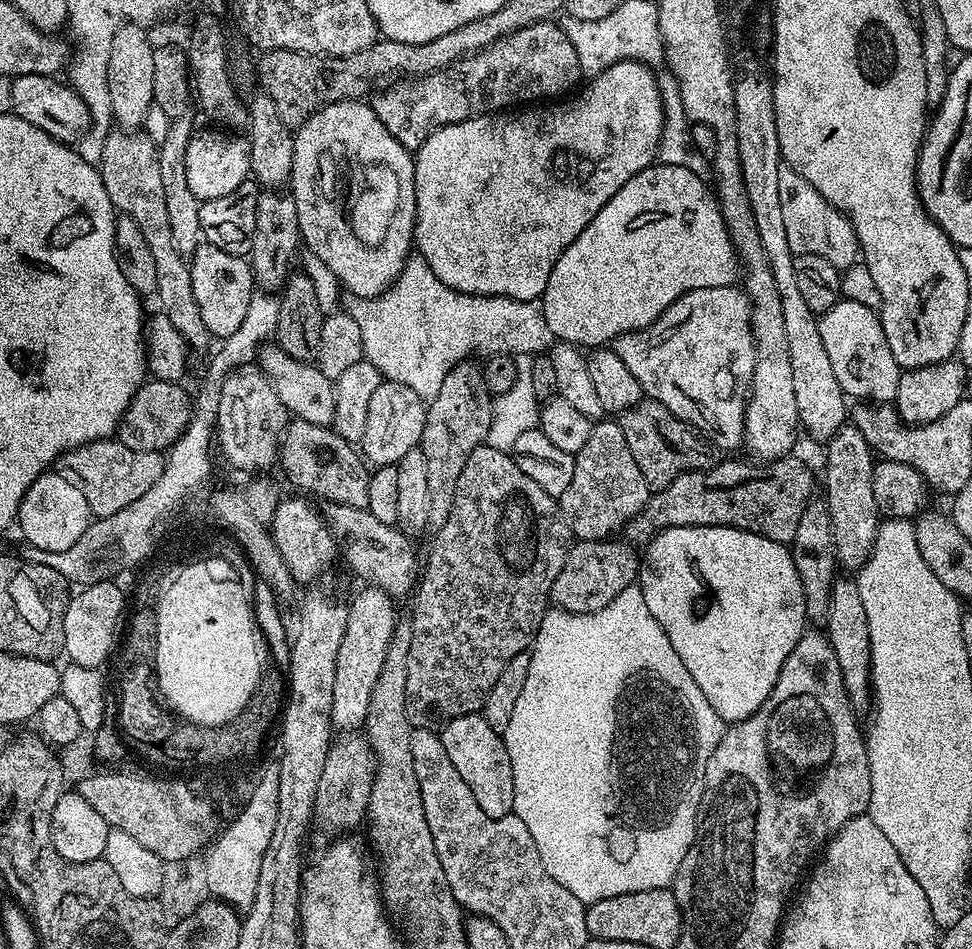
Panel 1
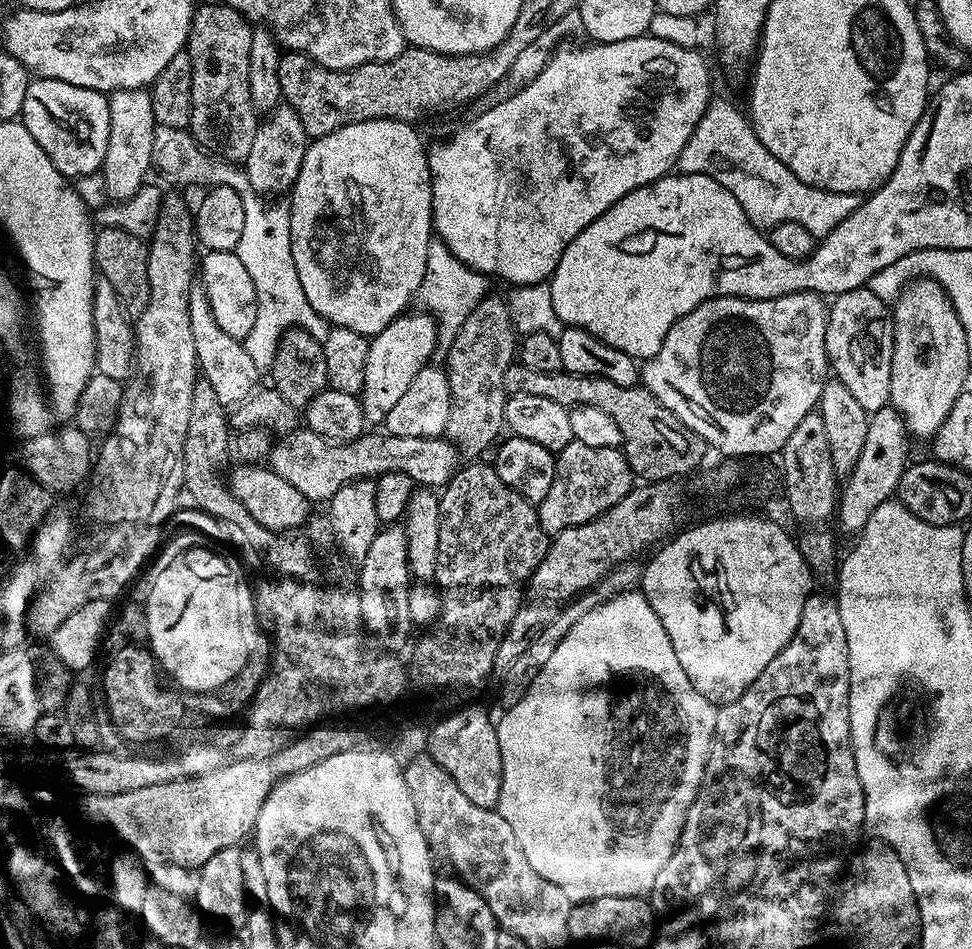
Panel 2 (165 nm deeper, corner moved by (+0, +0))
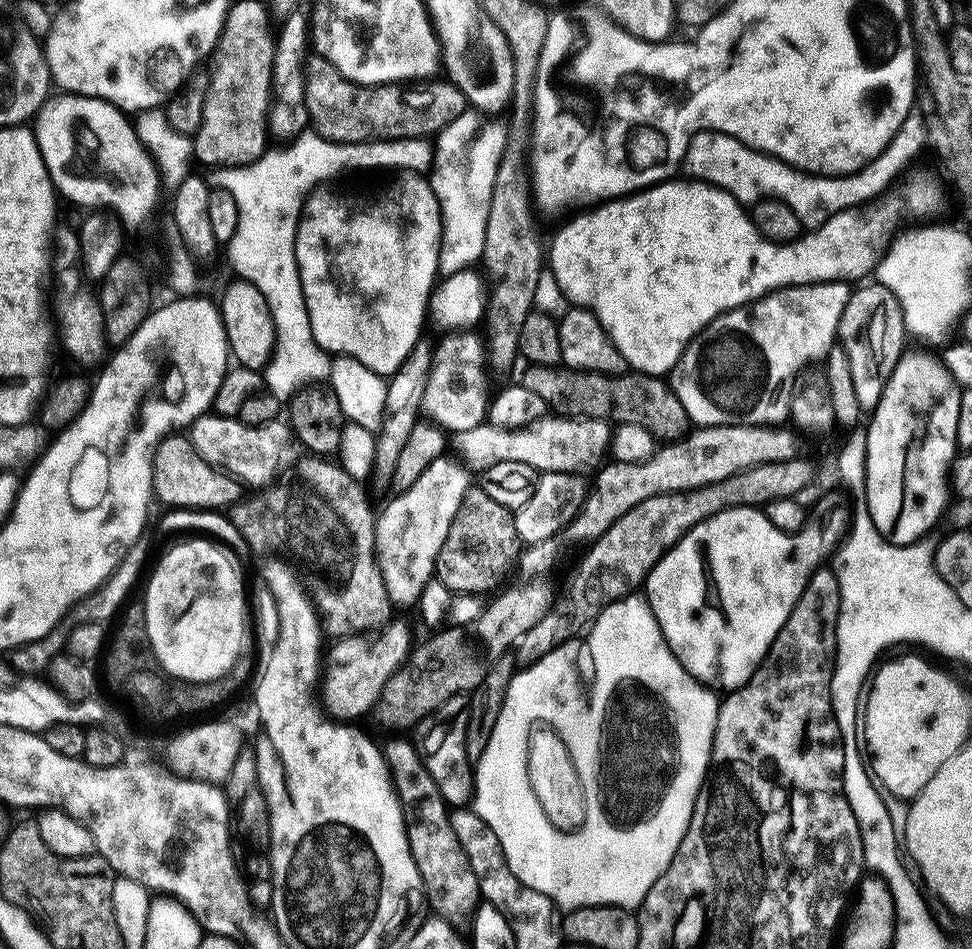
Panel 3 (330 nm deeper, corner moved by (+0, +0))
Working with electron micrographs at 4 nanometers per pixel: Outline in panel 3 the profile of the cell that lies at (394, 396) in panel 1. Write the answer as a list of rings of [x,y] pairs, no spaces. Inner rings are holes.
[[[457,330],[445,335],[443,339],[444,341],[440,345],[438,343],[435,345],[432,369],[428,372],[428,377],[426,378],[426,386],[420,399],[420,407],[423,415],[428,415],[425,417],[431,423],[447,430],[449,433],[455,434],[462,430],[474,430],[474,426],[485,423],[490,403],[488,393],[486,394],[488,382],[484,378],[484,372],[486,373],[486,349],[484,341],[472,330]]]

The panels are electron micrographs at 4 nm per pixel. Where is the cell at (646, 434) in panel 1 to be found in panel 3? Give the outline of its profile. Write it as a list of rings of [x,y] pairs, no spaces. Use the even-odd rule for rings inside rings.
[[[537,364],[525,369],[525,372],[518,376],[518,383],[526,390],[538,394],[538,398],[542,398],[544,405],[553,413],[567,417],[588,416],[616,424],[642,426],[660,442],[680,440],[690,431],[690,421],[682,402],[678,402],[671,387],[659,376],[607,376],[601,372],[583,372],[577,368],[563,366],[547,368]]]

